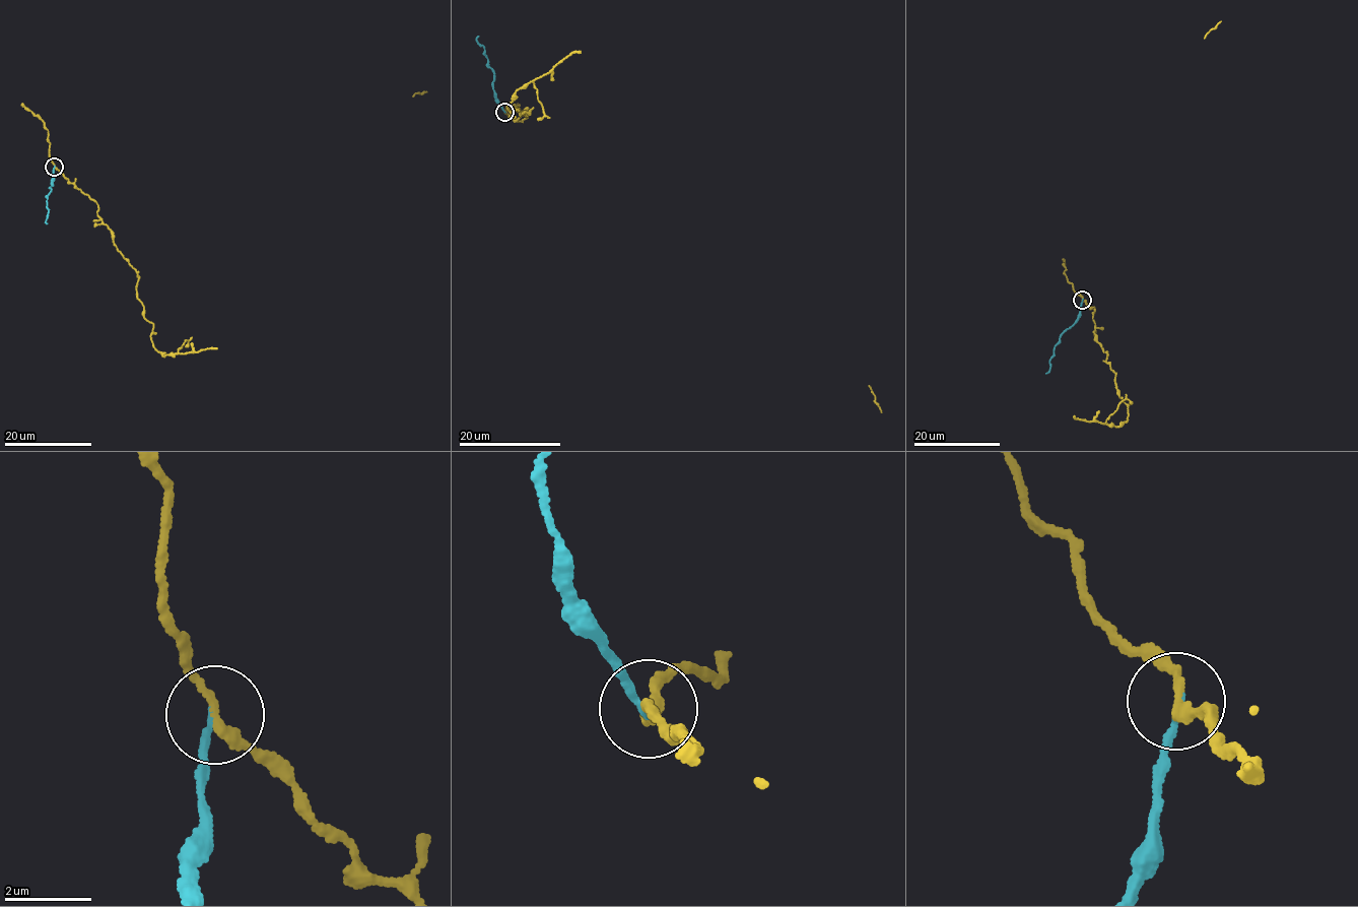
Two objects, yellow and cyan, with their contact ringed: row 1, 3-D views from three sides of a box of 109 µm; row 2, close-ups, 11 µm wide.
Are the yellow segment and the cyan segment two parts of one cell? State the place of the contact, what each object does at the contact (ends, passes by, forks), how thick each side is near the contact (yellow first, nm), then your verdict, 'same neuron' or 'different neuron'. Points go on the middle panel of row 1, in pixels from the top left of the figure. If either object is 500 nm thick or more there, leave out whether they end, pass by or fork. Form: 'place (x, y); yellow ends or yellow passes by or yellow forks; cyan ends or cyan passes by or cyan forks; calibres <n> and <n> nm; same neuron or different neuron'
place (504, 112); yellow passes by; cyan ends; calibres 200 and 140 nm; different neuron

